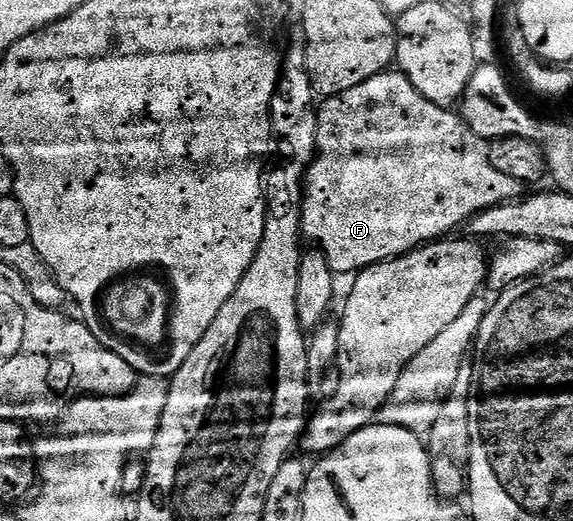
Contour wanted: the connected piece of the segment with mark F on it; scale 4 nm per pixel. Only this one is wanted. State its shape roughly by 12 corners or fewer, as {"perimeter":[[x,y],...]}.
{"perimeter":[[399,71],[325,100],[302,233],[355,275],[517,200]]}

